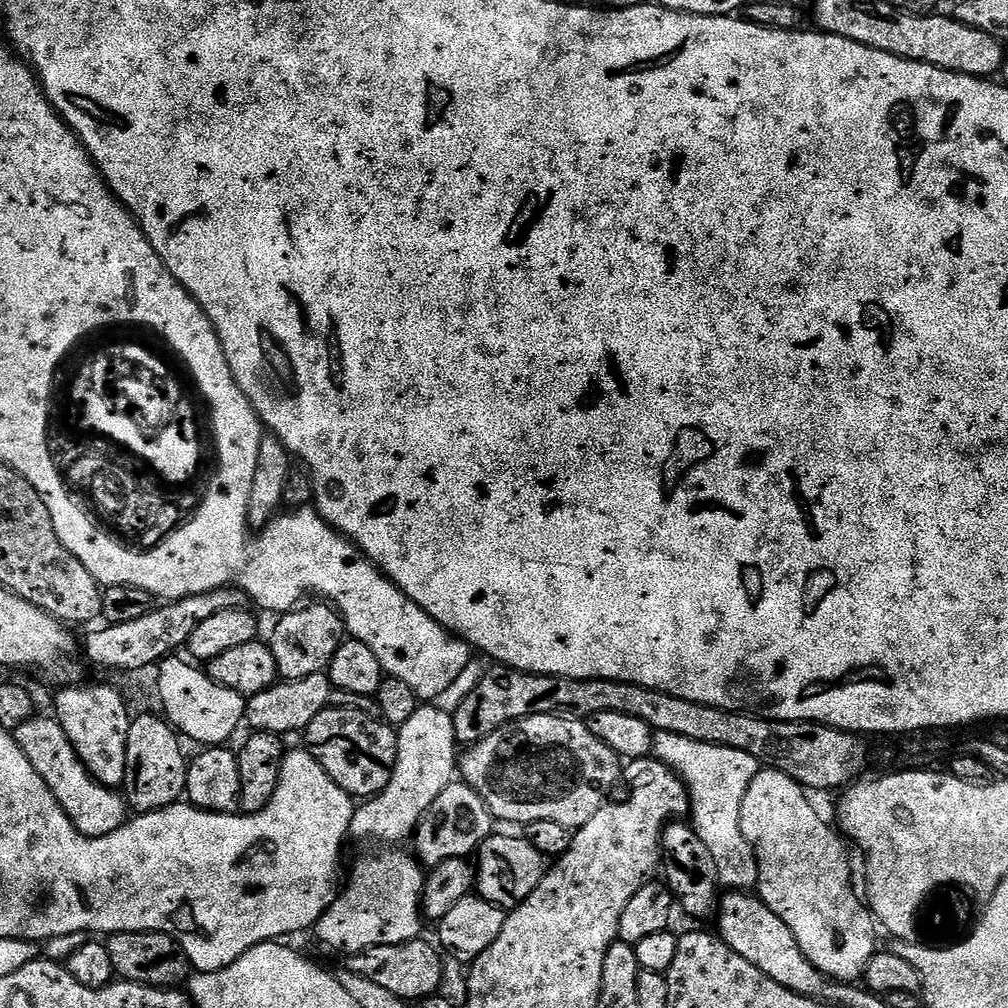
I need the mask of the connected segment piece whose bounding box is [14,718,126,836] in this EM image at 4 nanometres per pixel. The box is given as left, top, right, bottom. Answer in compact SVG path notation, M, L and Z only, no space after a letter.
M33 718L14 730L17 747L24 753L30 766L44 780L54 798L62 806L73 827L83 836L105 836L126 823L126 801L119 791L96 783L82 766L75 750L70 746L62 726L55 719Z

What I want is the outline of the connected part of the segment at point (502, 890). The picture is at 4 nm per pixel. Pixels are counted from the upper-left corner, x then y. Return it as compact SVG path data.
M493 834L483 840L475 857L474 888L483 900L489 900L505 910L511 910L539 886L545 871L546 857L538 850L534 850L530 842L526 842L519 835Z

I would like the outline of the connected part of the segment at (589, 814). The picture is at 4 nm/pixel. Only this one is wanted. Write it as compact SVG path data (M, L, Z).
M524 716L521 720L514 720L510 724L504 724L501 728L496 728L494 734L482 738L478 743L465 747L458 760L458 772L462 777L463 783L469 784L480 795L482 802L486 802L488 811L492 813L497 821L505 820L508 824L523 826L530 822L549 820L550 822L556 822L558 826L566 826L575 830L586 822L590 822L590 818L594 818L594 814L598 814L598 810L604 807L609 799L608 791L615 784L618 784L621 779L622 760L621 757L616 755L614 750L610 750L610 746L606 746L606 742L594 738L594 734L590 731L585 721L565 720L563 716Z

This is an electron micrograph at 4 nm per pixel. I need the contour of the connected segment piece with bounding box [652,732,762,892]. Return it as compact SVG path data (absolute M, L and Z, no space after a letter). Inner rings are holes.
M669 732L653 735L652 751L655 759L672 769L684 783L684 789L688 791L690 823L698 838L702 838L702 846L710 850L710 858L714 858L719 885L730 892L751 891L757 882L757 866L751 847L741 832L741 804L750 782L762 766L756 758L740 750L694 742L690 738L682 738L682 734Z

